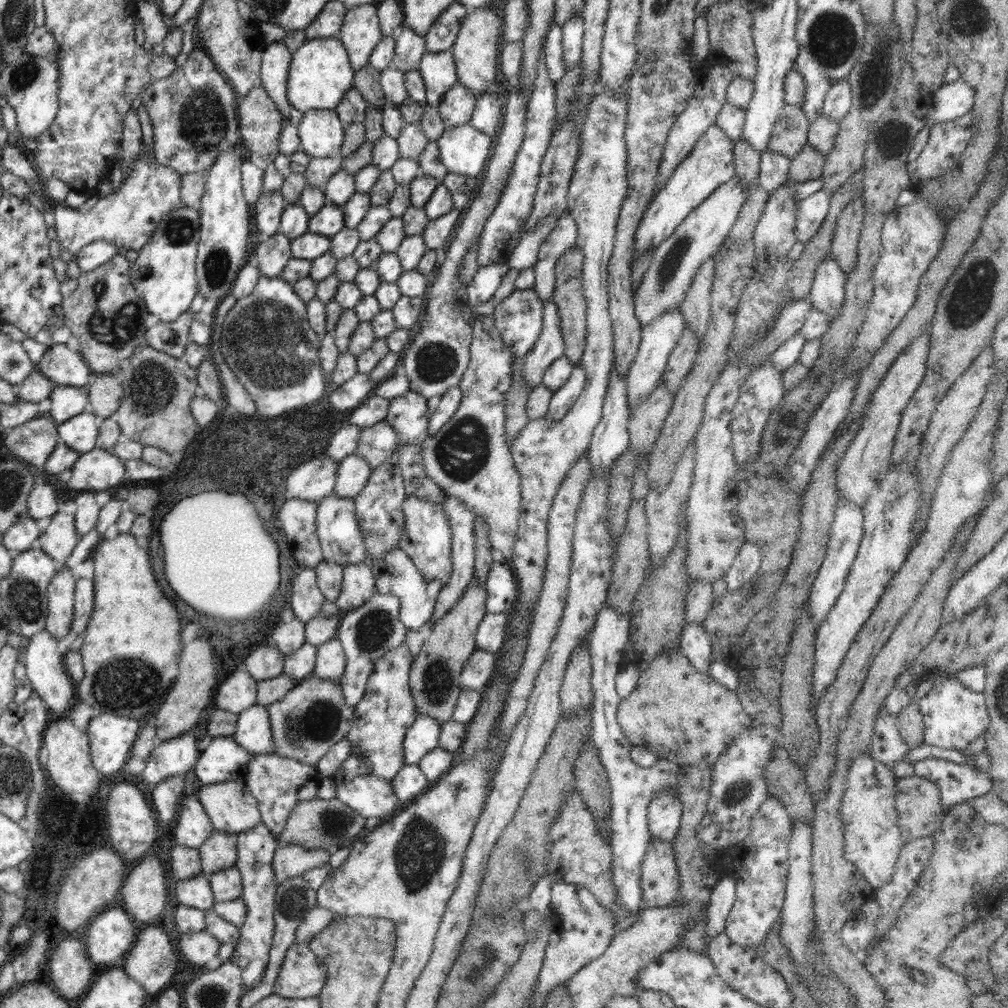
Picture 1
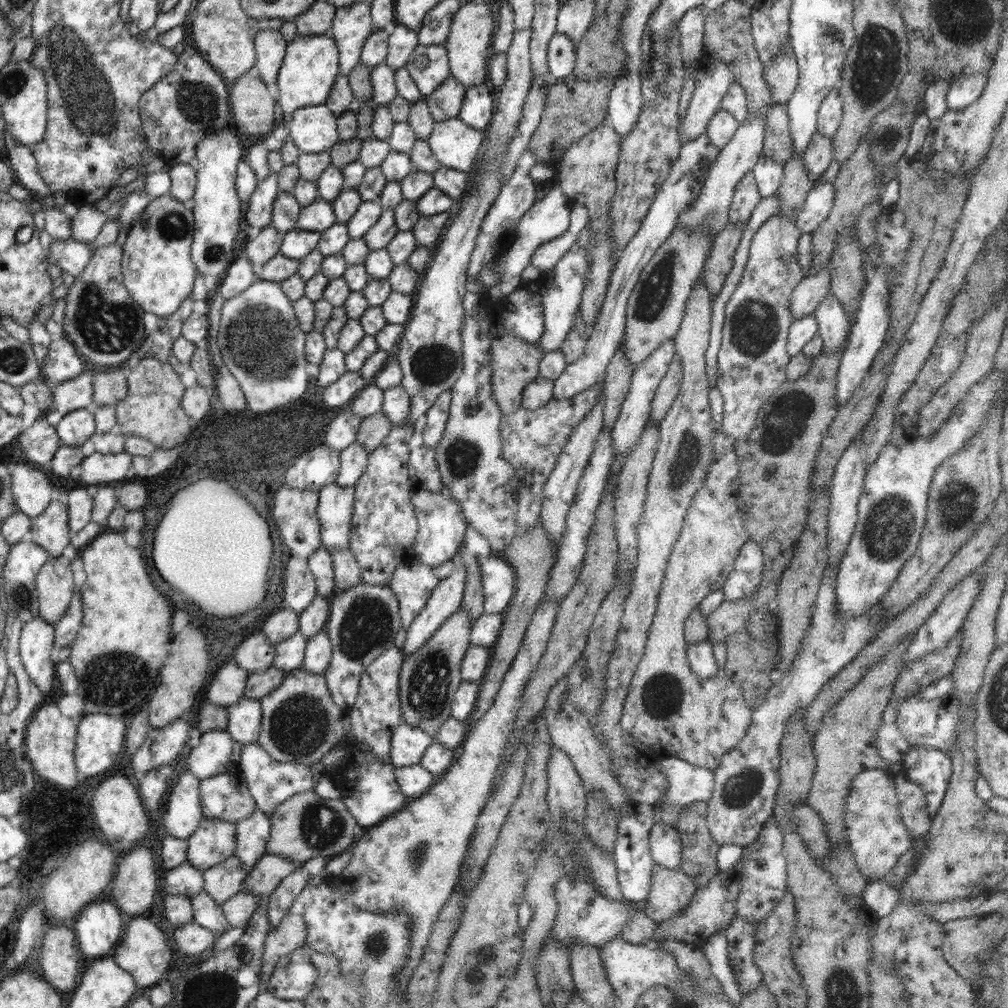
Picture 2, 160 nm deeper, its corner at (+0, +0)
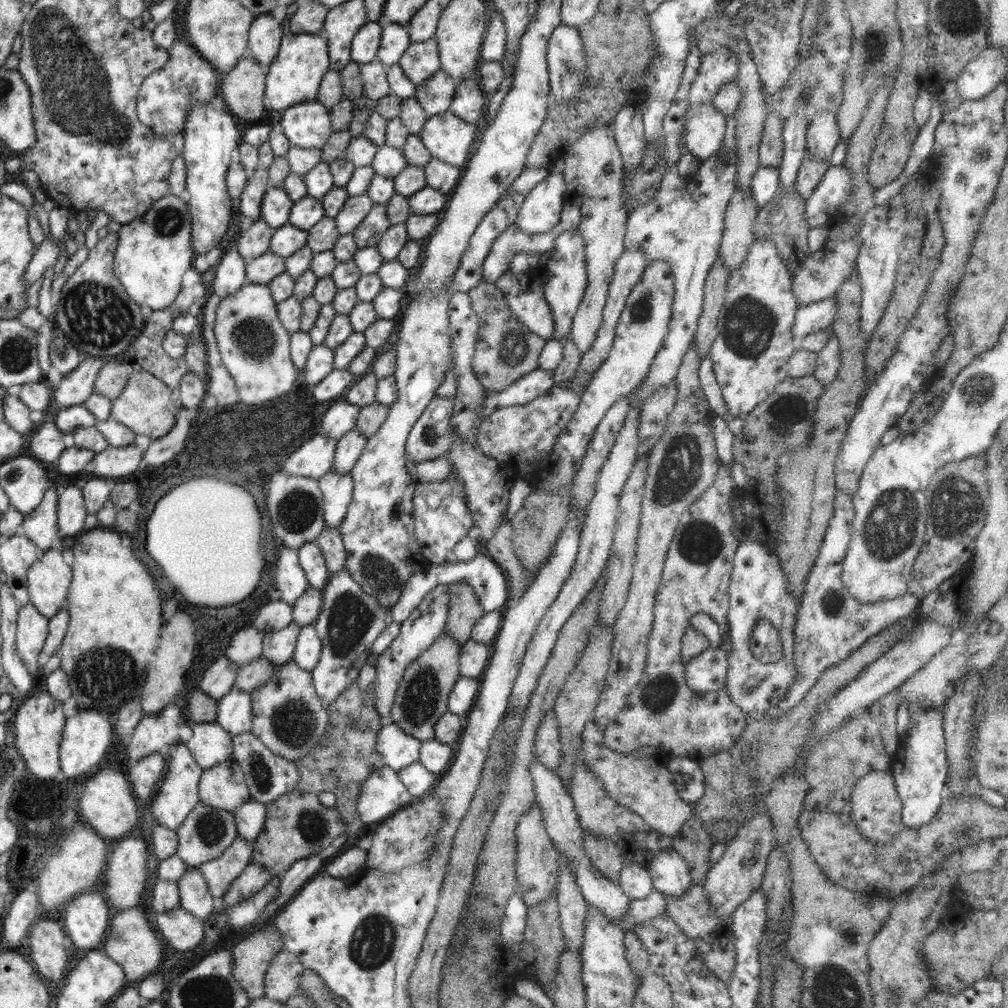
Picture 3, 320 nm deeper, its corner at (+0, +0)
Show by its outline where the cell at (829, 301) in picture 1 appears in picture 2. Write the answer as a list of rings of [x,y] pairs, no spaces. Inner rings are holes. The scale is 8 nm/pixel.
[[[831,290],[816,307],[814,316],[818,325],[817,336],[823,341],[823,352],[840,351],[846,345],[850,321],[838,297],[834,296]]]

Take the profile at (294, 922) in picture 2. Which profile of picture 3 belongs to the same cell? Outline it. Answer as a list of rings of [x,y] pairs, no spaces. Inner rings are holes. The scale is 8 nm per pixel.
[[[273,923],[263,925],[231,948],[233,977],[251,1001],[265,996],[264,977],[271,958],[279,950],[283,950],[283,940]]]

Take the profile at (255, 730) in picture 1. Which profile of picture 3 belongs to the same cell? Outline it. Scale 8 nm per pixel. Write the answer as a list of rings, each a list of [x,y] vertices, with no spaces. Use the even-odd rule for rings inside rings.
[[[230,690],[218,702],[216,723],[230,735],[246,734],[252,731],[252,702],[250,693]]]

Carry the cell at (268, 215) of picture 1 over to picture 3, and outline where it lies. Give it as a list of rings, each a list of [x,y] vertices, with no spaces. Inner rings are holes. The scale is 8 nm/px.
[[[259,167],[251,177],[247,178],[239,201],[239,211],[244,217],[250,217],[254,222],[262,218],[262,200],[264,200],[263,196],[268,186],[267,169]]]

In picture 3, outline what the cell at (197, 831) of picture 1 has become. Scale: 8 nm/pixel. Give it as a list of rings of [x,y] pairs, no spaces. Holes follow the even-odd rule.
[[[184,743],[172,748],[166,776],[162,780],[162,785],[157,787],[155,795],[151,799],[150,816],[152,819],[170,830],[178,830],[180,824],[187,817],[187,814],[201,801],[199,797],[199,777],[203,770],[194,761],[190,750]]]

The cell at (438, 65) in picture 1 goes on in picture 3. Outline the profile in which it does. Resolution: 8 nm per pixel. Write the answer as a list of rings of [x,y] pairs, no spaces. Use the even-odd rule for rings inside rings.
[[[432,37],[424,42],[411,42],[400,57],[398,64],[415,85],[424,83],[441,69],[436,39]]]

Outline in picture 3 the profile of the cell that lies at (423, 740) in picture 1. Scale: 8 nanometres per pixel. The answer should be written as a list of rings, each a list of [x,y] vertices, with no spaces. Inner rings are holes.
[[[385,721],[377,737],[377,752],[383,760],[383,765],[398,772],[419,763],[422,742],[406,735],[398,725]]]

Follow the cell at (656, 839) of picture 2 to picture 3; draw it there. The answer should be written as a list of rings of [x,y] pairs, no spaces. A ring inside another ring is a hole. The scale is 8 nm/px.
[[[673,846],[659,850],[646,867],[652,877],[653,888],[664,897],[681,898],[687,888],[694,884],[686,861]]]

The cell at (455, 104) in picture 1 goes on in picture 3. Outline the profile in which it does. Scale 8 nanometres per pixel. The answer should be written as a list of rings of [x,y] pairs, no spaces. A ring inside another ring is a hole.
[[[442,69],[437,70],[424,83],[416,85],[415,97],[428,117],[441,115],[450,108],[457,80]]]

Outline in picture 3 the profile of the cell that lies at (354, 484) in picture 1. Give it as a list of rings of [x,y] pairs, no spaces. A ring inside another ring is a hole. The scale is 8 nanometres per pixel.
[[[356,428],[343,434],[335,448],[333,470],[340,474],[348,474],[361,457],[367,438]]]

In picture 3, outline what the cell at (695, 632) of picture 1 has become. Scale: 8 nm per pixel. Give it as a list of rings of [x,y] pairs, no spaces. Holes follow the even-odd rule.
[[[709,646],[685,665],[686,685],[696,693],[716,693],[725,686],[727,670],[727,653]]]

